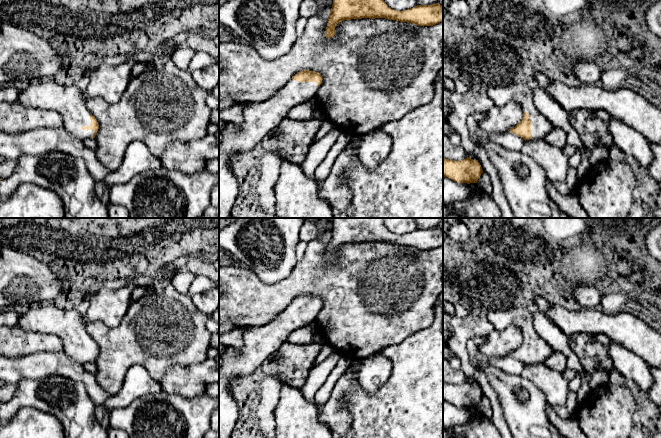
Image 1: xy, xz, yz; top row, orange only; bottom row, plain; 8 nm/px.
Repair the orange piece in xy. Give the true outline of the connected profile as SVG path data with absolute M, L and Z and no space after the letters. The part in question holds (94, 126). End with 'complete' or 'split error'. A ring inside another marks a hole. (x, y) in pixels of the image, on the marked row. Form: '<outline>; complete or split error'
M52 79L32 81L17 99L24 107L58 112L63 118L63 128L82 140L95 138L99 125L88 111L85 92L77 85L66 86Z; split error

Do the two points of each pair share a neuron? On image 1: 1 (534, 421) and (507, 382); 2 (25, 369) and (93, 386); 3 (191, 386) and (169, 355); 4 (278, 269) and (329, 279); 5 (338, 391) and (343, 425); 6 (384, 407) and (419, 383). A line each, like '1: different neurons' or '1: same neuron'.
1: same neuron
2: same neuron
3: different neurons
4: different neurons
5: same neuron
6: same neuron

